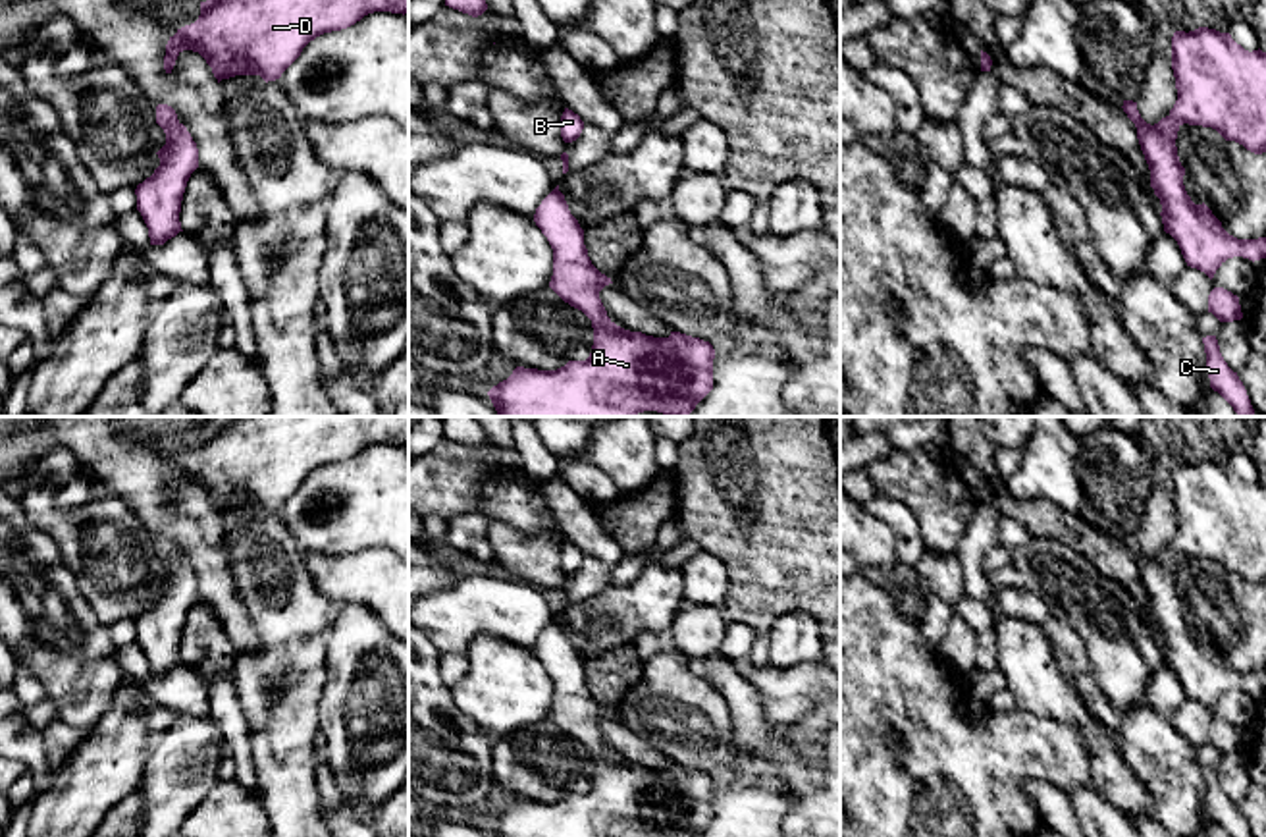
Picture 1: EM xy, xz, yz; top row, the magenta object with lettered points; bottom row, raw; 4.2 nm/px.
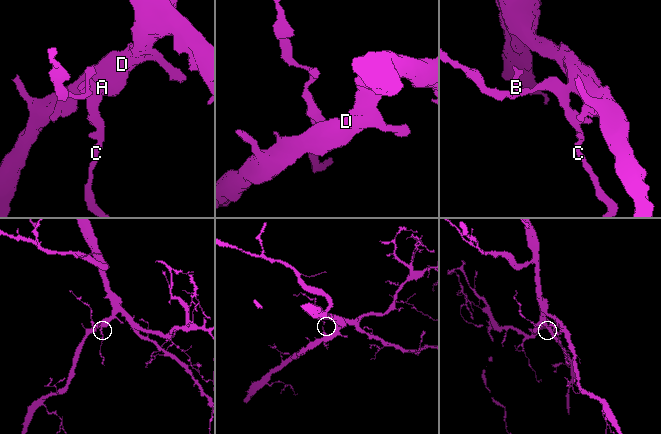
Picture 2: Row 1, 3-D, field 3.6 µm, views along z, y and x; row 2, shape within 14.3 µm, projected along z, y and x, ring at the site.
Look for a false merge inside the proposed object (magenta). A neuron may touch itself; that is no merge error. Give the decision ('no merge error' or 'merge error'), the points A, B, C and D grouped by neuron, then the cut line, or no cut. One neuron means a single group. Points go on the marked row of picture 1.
no merge error | A B C D | no cut

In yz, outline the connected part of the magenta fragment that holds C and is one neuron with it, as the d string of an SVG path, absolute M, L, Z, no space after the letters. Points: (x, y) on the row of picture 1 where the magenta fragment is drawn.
M1216 336L1202 338L1206 353L1206 372L1210 378L1210 388L1218 392L1237 413L1237 417L1253 417L1254 409L1247 395L1243 382L1237 372L1233 372L1220 353Z

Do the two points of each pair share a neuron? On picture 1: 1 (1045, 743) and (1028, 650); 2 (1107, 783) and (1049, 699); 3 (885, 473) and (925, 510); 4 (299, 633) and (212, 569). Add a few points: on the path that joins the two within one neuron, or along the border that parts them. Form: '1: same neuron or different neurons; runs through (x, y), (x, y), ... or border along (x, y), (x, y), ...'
1: different neurons; border along (1028, 712), (1058, 720), (1080, 737)
2: same neuron; runs through (1105, 760), (1097, 739), (1072, 714)
3: same neuron; runs through (895, 479), (916, 500)
4: different neurons; border along (236, 591), (249, 623), (257, 631)

